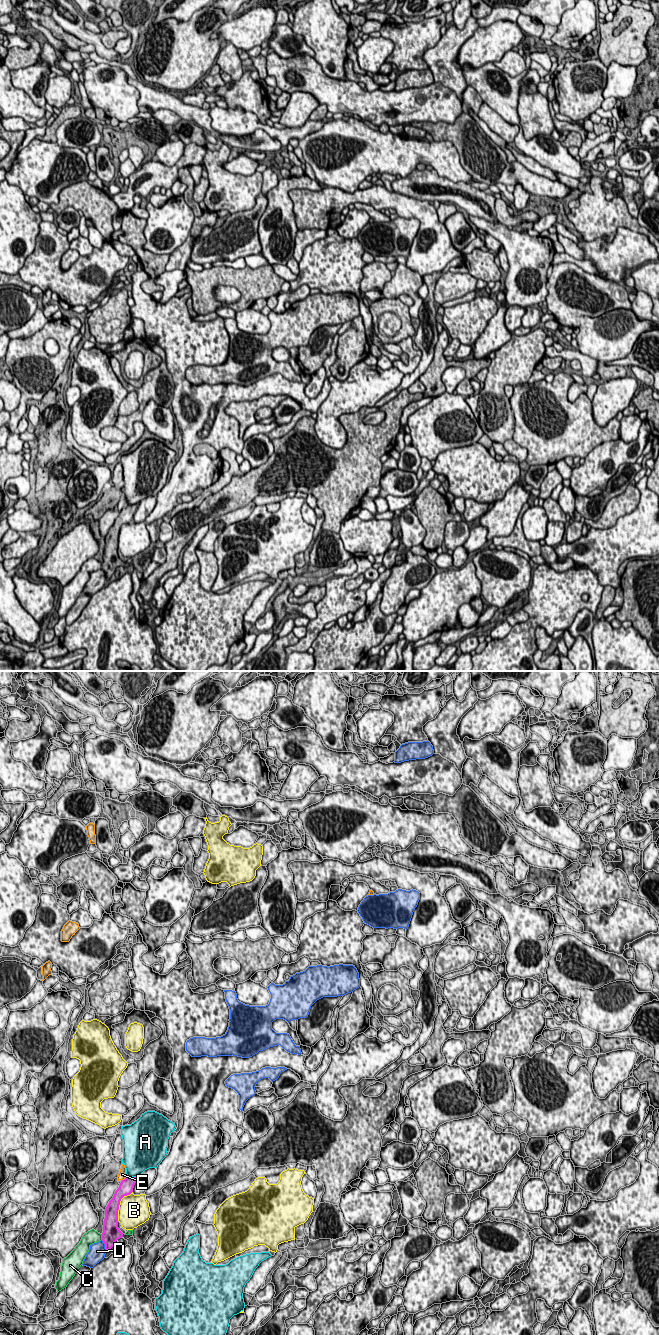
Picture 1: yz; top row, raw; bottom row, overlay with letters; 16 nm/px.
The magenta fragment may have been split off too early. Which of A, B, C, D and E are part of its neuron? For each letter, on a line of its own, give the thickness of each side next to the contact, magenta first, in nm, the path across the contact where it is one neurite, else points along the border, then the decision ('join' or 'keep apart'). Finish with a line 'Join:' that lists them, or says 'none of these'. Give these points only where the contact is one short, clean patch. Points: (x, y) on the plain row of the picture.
A: 240/380 nm | keep apart
B: 220/480 nm | keep apart
C: 280/220 nm | keep apart
D: 280/260 nm | keep apart
E: 240/130 nm | keep apart
Join: none of these

